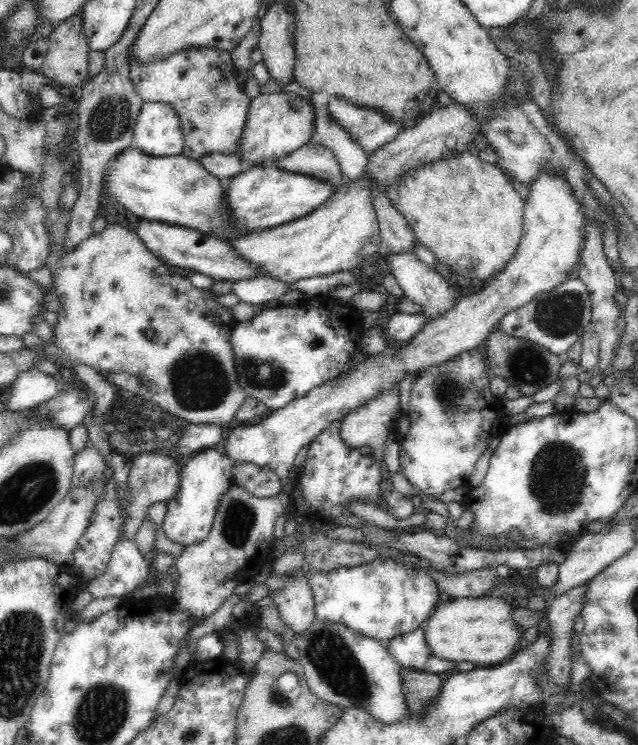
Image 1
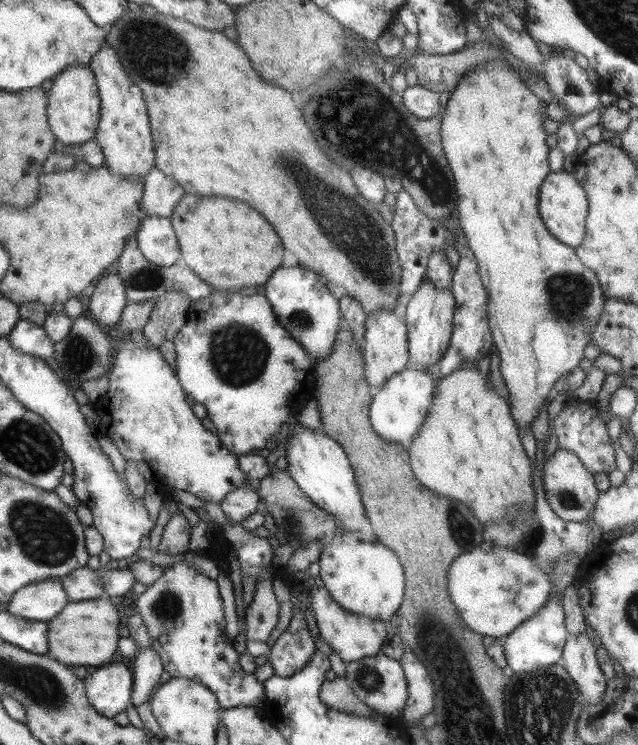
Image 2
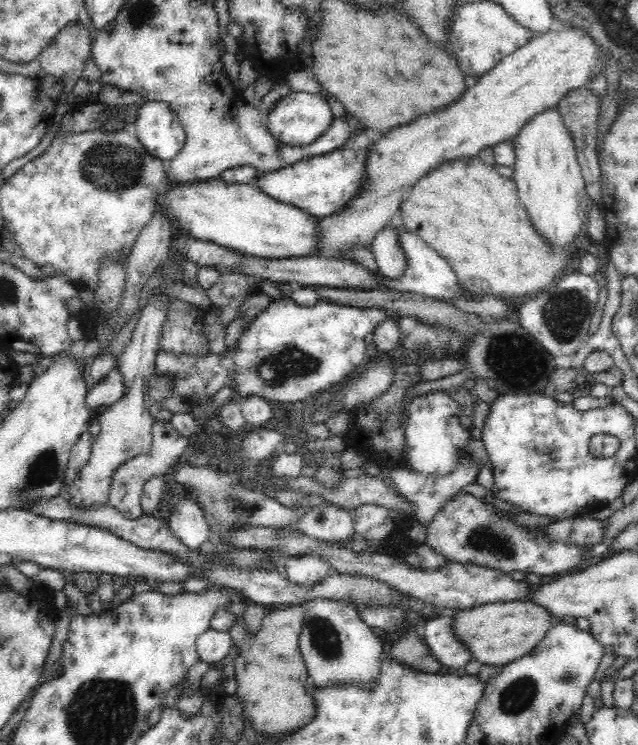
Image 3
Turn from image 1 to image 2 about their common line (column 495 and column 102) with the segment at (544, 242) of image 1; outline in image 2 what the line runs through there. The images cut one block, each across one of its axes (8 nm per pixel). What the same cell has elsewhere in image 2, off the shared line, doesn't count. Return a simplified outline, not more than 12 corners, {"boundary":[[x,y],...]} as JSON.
{"boundary":[[114,268],[87,292],[88,316],[105,329],[119,320],[127,298]]}

